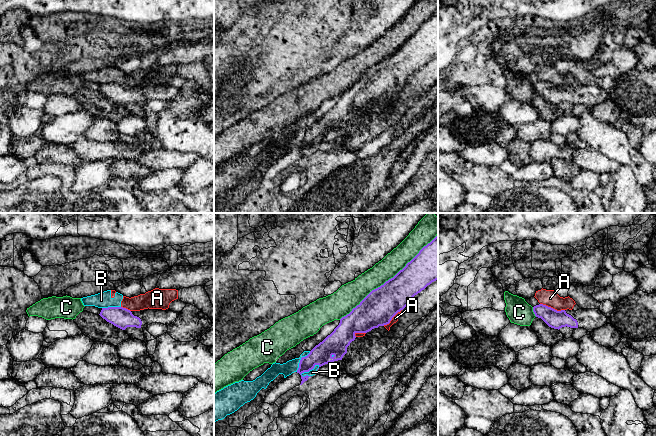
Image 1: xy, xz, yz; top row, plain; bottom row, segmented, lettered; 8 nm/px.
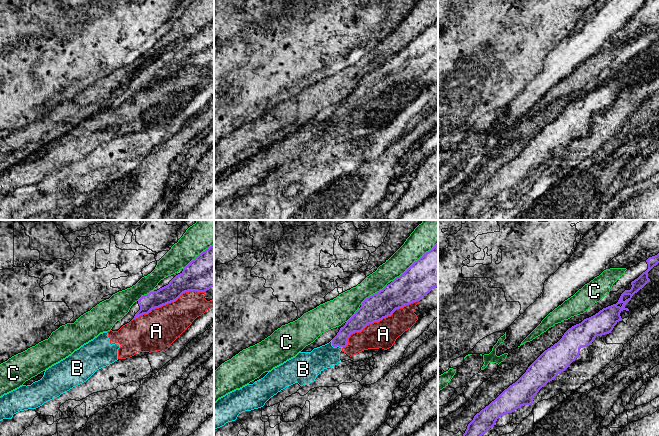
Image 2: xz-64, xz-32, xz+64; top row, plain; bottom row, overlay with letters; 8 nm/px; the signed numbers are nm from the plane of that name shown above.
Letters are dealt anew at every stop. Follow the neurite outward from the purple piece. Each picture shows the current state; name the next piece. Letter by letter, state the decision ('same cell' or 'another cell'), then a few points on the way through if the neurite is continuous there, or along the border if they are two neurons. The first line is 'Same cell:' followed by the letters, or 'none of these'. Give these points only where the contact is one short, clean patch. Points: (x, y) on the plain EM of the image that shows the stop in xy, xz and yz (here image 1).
Same cell: none of these
A: another cell
B: another cell; border along xz (319, 141), (300, 150)
C: another cell

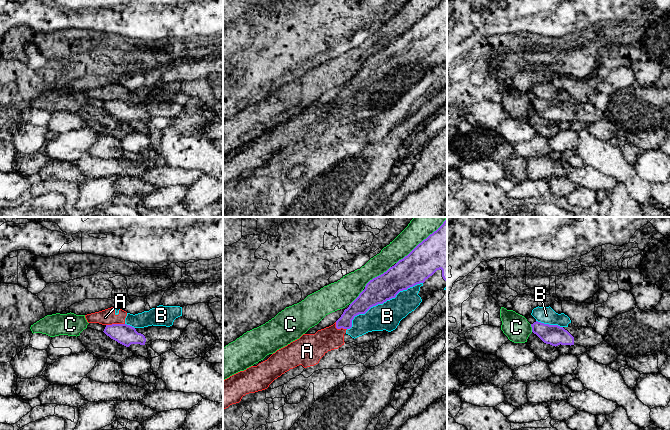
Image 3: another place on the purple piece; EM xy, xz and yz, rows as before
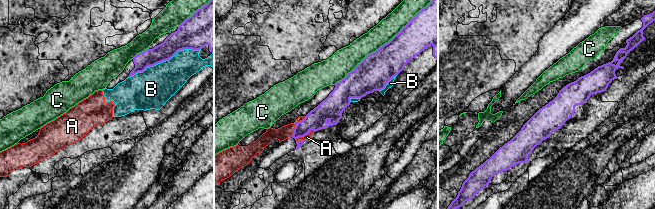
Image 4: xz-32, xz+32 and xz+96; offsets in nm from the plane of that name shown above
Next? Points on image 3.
Same cell: none of these
A: another cell; border along xy (124, 99), (106, 101)
B: another cell
C: another cell

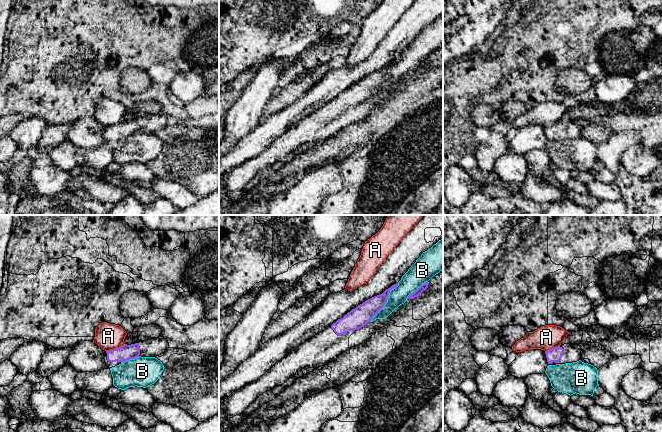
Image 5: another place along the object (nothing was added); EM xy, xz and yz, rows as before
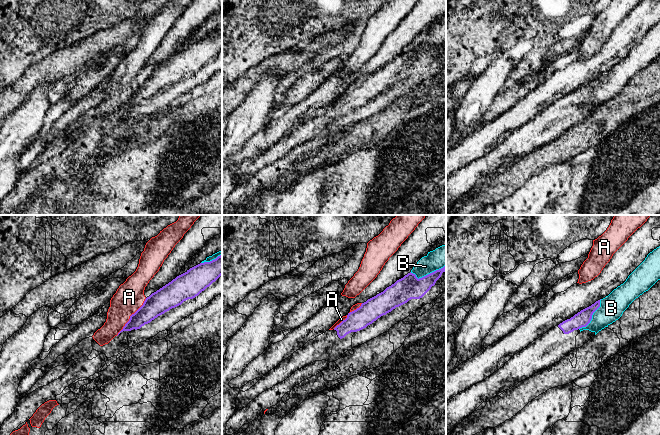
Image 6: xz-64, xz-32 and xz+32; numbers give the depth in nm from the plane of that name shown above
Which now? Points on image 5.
Same cell: none of these
A: another cell; border along xy (124, 119), (106, 127)
B: another cell

